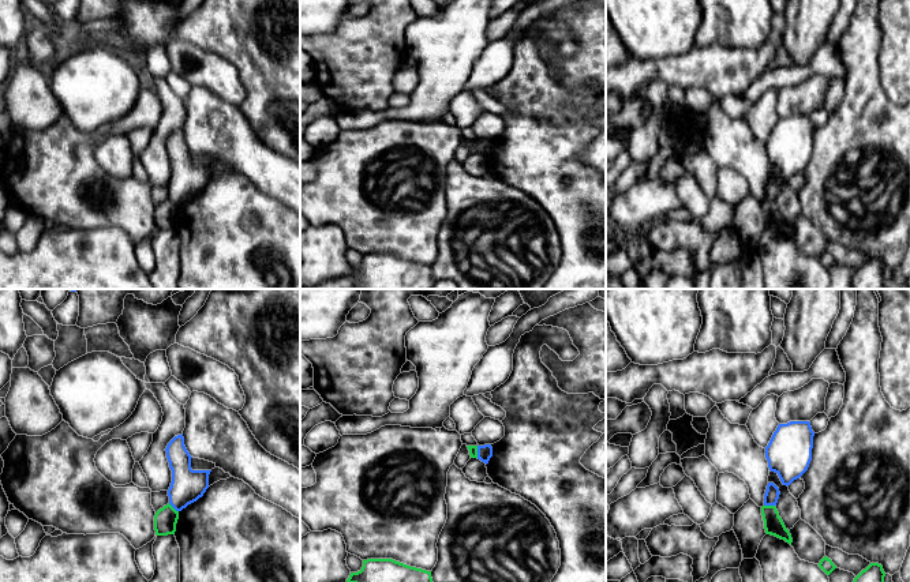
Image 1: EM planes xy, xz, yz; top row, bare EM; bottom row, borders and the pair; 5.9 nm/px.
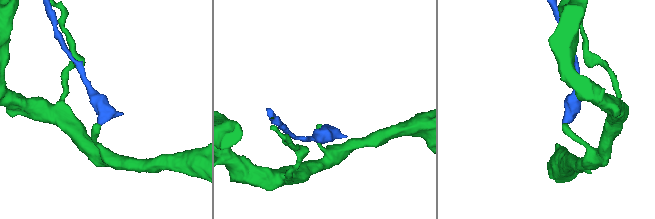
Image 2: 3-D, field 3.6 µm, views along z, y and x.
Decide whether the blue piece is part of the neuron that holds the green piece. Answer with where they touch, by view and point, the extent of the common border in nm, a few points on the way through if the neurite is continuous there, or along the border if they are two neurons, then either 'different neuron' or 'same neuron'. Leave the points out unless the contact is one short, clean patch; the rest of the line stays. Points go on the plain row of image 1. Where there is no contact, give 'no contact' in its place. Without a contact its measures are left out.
contact yz (770, 201); length 60 nm; different neuron

